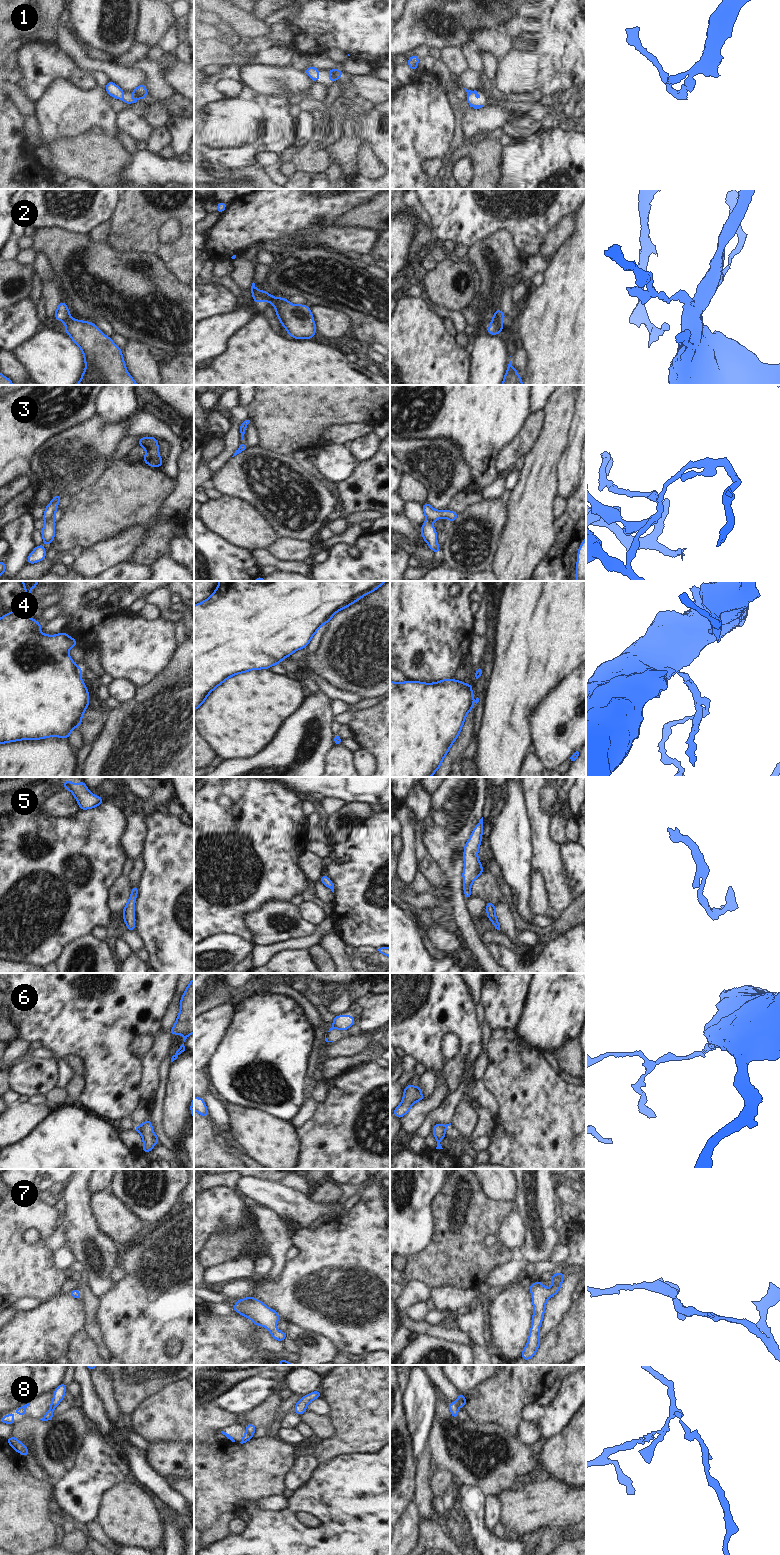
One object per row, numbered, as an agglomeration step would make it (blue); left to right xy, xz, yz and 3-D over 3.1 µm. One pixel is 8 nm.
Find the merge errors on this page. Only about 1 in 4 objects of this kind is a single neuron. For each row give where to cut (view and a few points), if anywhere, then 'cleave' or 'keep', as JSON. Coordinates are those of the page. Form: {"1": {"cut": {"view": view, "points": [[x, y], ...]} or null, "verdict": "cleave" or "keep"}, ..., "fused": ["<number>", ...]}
{"1": {"cut": {"view": "xy", "points": [[132, 92], [138, 96]]}, "verdict": "cleave"}, "2": {"cut": {"view": "xz", "points": [[261, 291], [270, 301]]}, "verdict": "cleave"}, "3": {"cut": {"view": "xy", "points": [[52, 519], [45, 522]]}, "verdict": "cleave"}, "4": {"cut": {"view": "xz", "points": [[280, 660], [277, 663]]}, "verdict": "cleave"}, "5": {"cut": null, "verdict": "keep"}, "6": {"cut": {"view": "xy", "points": [[138, 1126], [139, 1132]]}, "verdict": "cleave"}, "7": {"cut": null, "verdict": "keep"}, "8": {"cut": {"view": "xz", "points": [[246, 1431], [251, 1437]]}, "verdict": "cleave"}, "fused": ["1", "2", "3", "4", "6", "8"]}

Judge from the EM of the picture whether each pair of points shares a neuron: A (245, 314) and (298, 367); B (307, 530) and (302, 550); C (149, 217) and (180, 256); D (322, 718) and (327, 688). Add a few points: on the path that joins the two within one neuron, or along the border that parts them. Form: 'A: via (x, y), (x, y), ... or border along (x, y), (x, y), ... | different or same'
A: border along (254, 312), (253, 316), (233, 334) | different
B: border along (282, 537), (308, 540) | different
C: via (149, 230), (152, 242), (160, 250), (167, 253) | same
D: border along (319, 690), (330, 699) | different

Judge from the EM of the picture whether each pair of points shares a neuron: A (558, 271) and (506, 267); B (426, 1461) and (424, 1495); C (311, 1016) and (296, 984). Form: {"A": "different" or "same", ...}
{"A": "different", "B": "same", "C": "different"}

